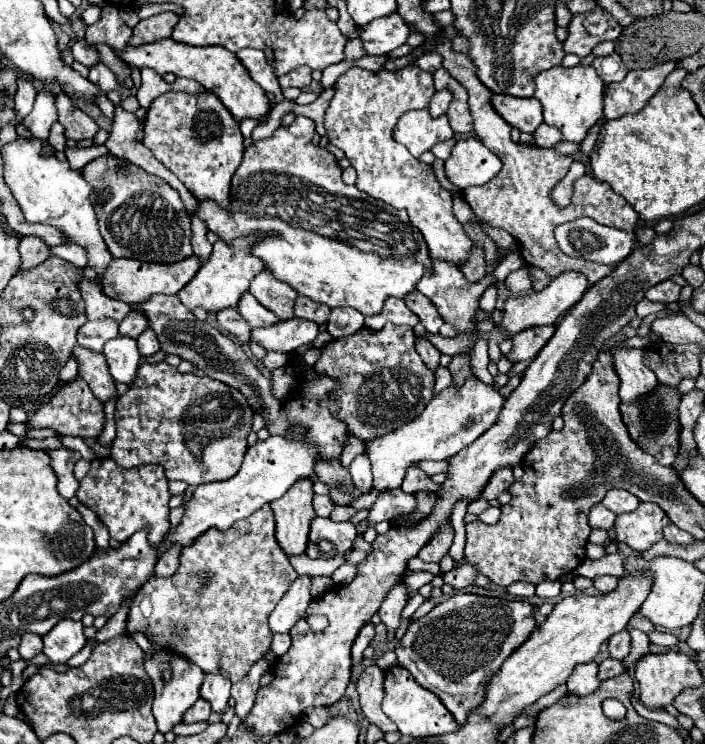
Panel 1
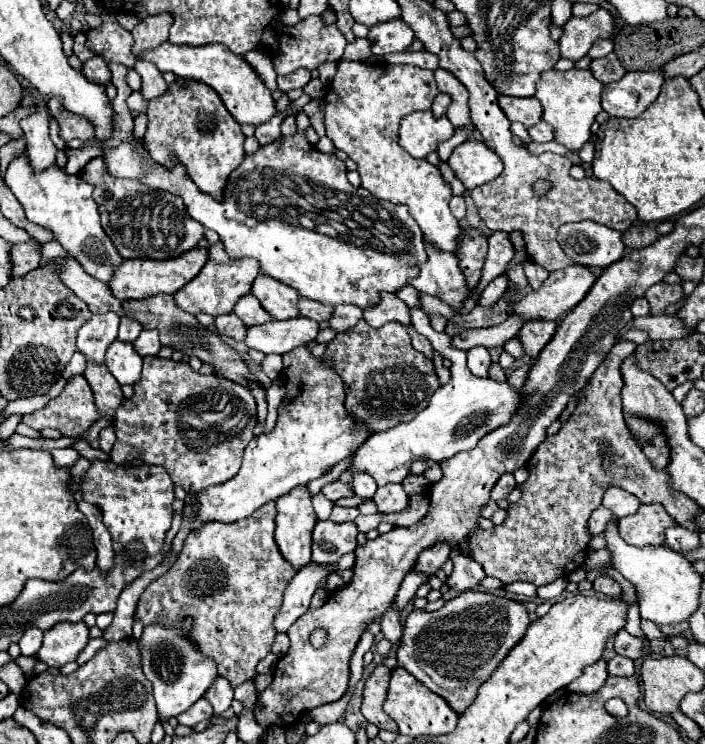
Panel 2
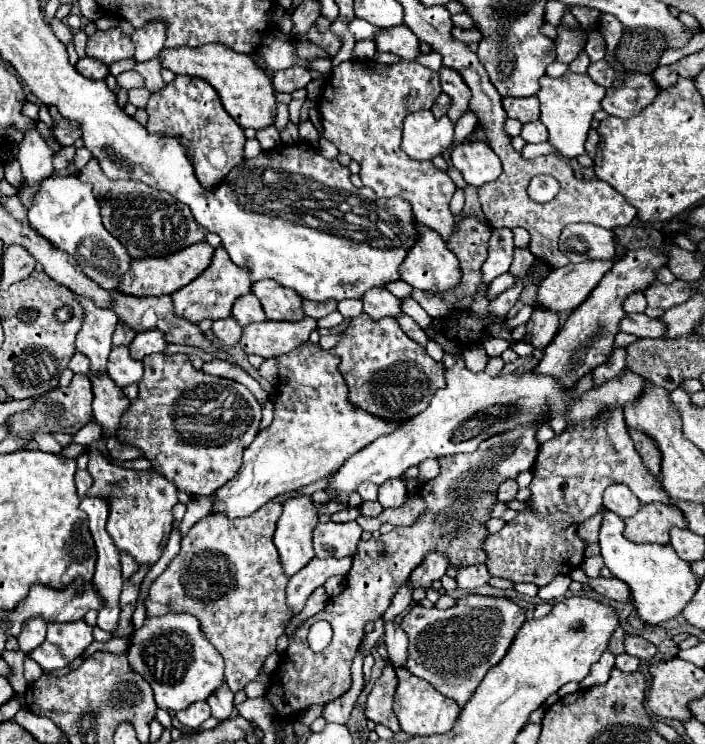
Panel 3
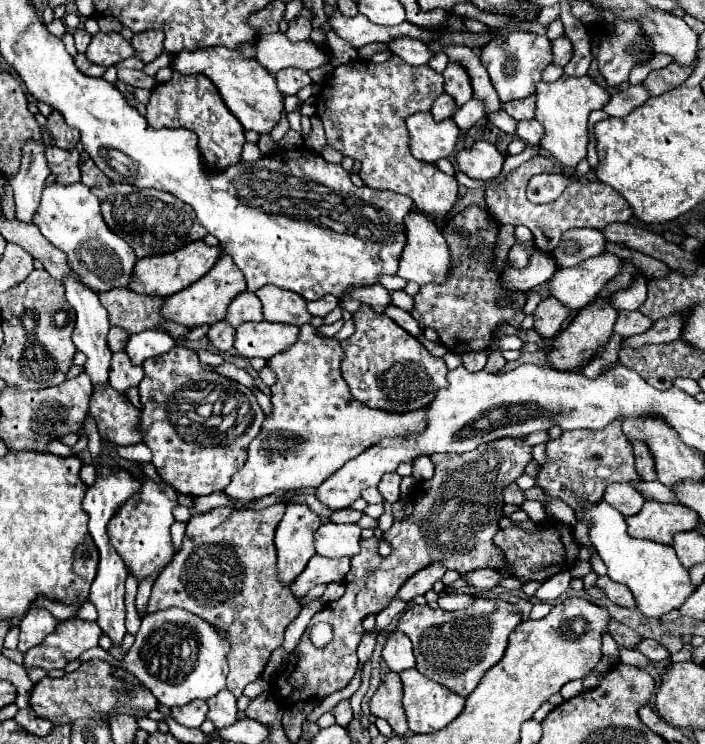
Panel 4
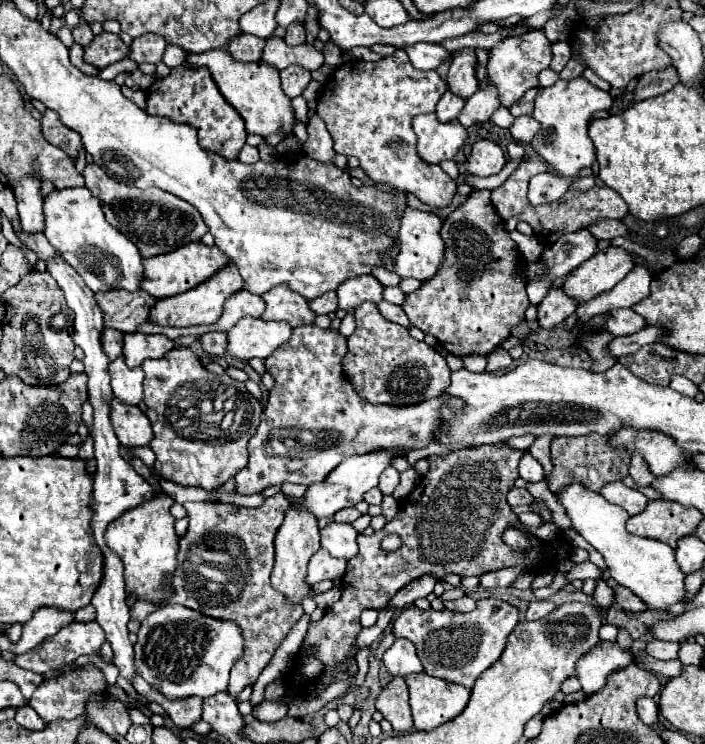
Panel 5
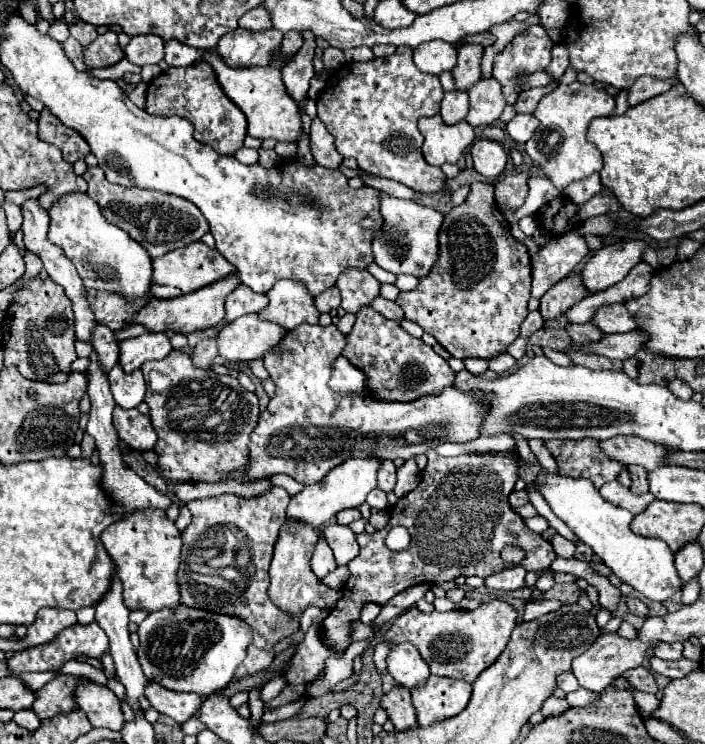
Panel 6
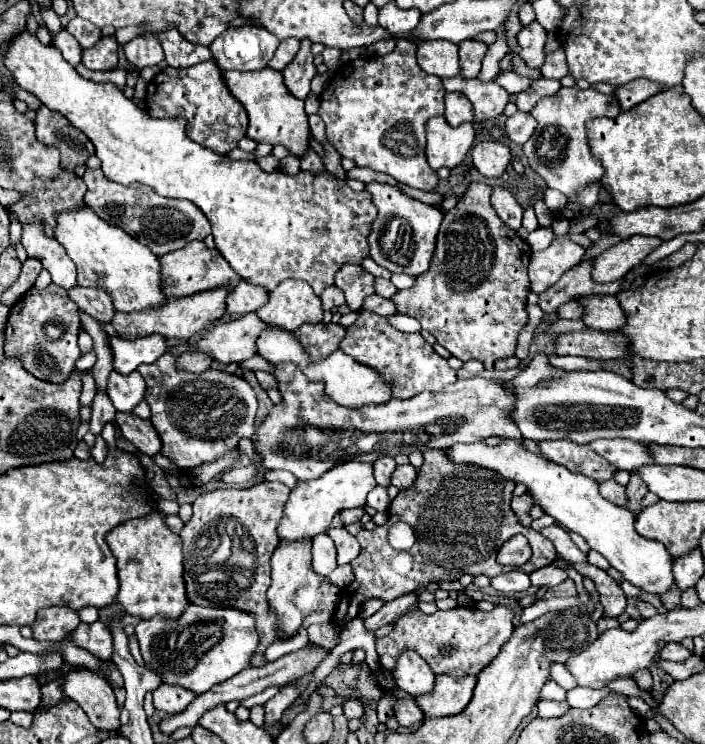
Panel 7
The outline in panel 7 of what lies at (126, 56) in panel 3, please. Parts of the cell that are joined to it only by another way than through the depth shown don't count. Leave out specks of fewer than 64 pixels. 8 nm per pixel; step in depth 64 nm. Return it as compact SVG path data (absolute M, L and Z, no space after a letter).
M102 36L92 48L82 52L82 64L90 70L112 70L118 66L118 42L114 36Z

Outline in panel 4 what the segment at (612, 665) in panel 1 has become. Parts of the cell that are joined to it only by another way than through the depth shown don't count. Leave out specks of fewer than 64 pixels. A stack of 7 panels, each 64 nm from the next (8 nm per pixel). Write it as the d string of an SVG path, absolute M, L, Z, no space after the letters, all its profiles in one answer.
M619 648L620 652L620 664L628 664L628 666L638 666L638 668L644 668L646 664L650 664L644 656L640 656L640 652L636 650L626 650L626 648Z

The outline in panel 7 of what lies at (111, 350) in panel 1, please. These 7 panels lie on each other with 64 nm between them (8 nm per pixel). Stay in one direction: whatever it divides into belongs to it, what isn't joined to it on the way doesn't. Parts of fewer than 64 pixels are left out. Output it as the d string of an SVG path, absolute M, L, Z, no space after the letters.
M112 370L106 392L108 392L112 404L116 406L116 410L132 412L132 408L144 400L146 382L138 370L128 376L122 376L120 372Z

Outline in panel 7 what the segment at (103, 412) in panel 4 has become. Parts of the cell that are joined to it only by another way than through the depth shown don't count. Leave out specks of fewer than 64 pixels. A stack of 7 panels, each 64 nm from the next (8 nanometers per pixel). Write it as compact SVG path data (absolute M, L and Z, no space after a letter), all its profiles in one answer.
M116 412L116 424L122 430L122 436L130 440L142 454L154 456L160 452L160 438L156 436L150 420L144 420L134 412Z

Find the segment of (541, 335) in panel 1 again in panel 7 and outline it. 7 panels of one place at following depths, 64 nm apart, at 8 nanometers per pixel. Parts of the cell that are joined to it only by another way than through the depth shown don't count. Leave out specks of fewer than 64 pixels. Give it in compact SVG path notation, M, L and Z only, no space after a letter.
M592 260L578 264L576 268L568 270L552 288L540 294L540 308L546 314L554 314L562 304L572 302L582 296L592 294L616 294L622 288L622 280L612 284L596 284L590 278L592 272Z

